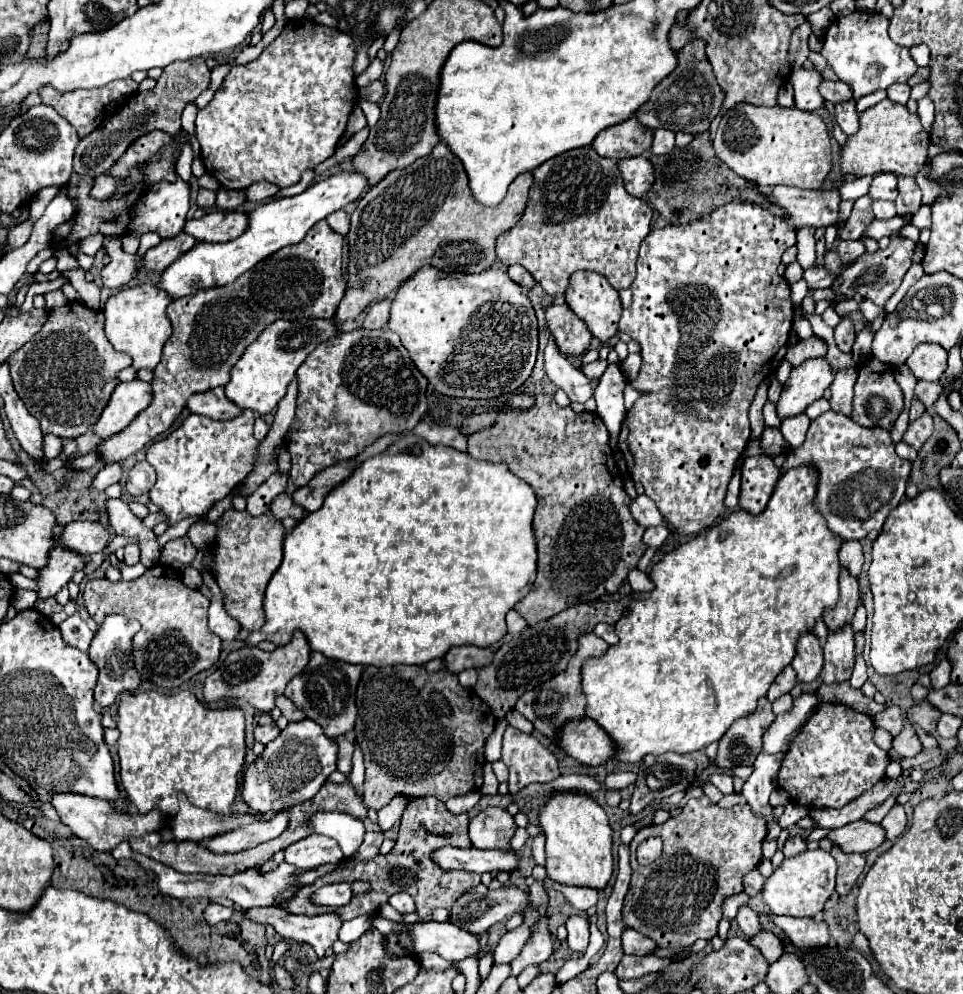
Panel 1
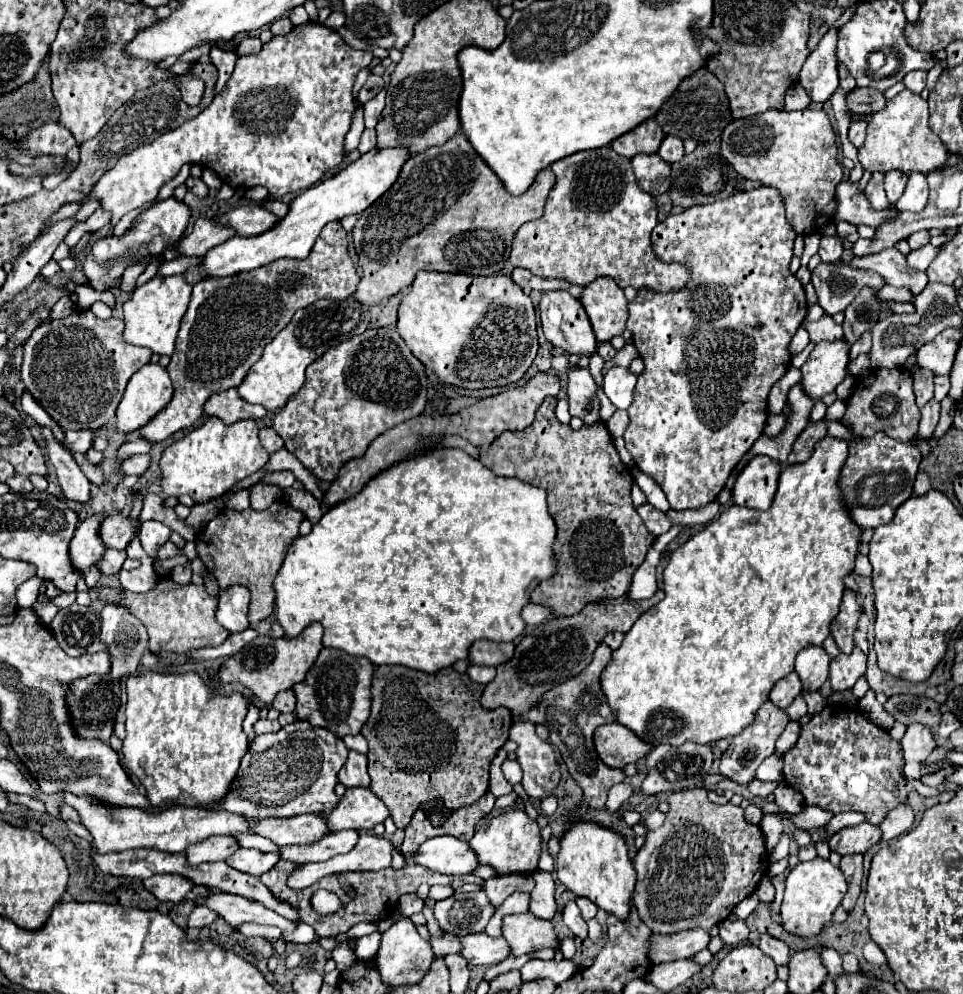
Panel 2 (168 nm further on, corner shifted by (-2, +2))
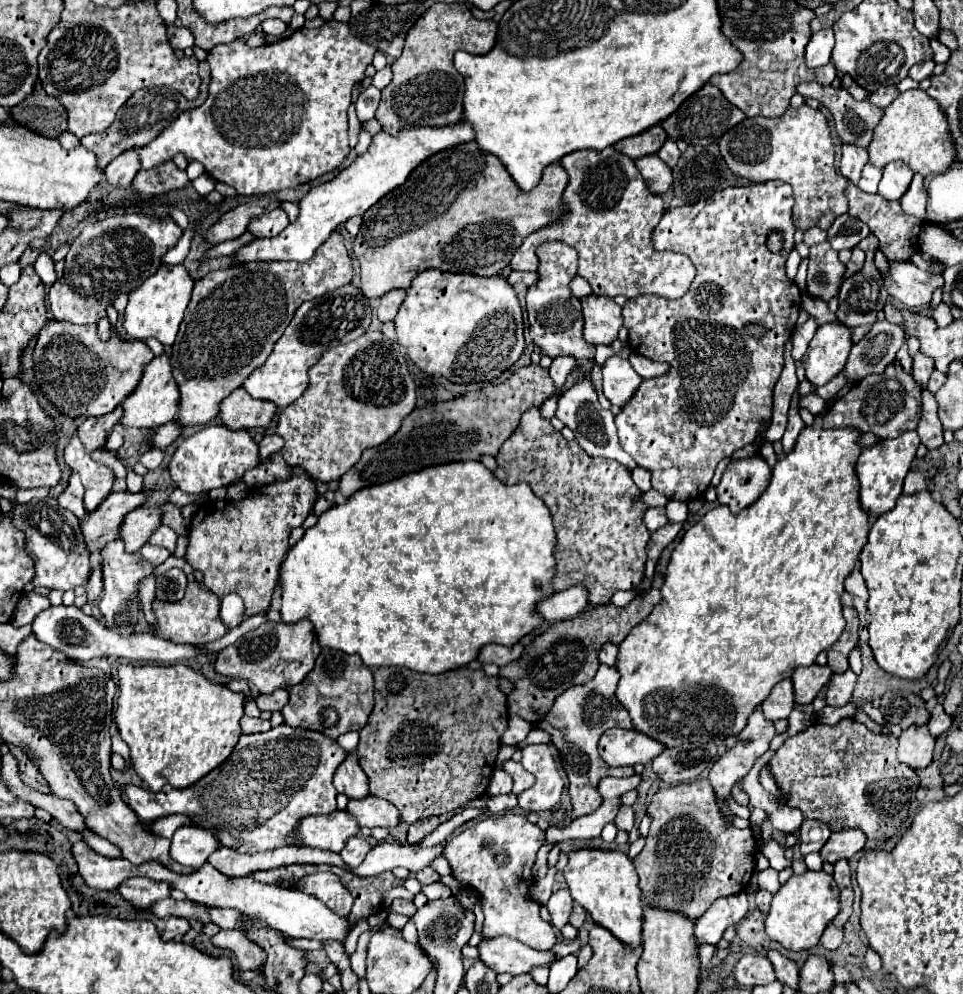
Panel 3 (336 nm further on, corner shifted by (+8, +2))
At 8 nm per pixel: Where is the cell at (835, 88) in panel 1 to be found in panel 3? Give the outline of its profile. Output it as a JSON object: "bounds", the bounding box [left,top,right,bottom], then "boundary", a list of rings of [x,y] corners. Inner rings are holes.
{"bounds":[869,86,899,108],"boundary":[[[885,86],[885,88],[879,88],[877,92],[871,92],[869,102],[873,102],[879,108],[887,108],[897,96],[899,96],[897,86]]]}

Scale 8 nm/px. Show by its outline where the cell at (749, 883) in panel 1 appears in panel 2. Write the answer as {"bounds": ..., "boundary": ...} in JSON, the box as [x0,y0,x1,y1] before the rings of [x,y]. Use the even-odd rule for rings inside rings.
{"bounds":[755,876,775,902],"boundary":[[[763,876],[763,880],[759,882],[755,894],[759,896],[761,902],[771,902],[771,900],[773,900],[773,896],[775,896],[775,888],[773,888],[773,884],[771,884],[771,880],[769,880],[767,876]]]}

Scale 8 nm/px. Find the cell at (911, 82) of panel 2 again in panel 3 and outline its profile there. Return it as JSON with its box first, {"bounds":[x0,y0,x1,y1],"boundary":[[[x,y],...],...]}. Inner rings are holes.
{"bounds":[909,60,935,82],"boundary":[[[929,60],[929,62],[921,62],[921,64],[915,64],[911,70],[909,70],[909,76],[917,82],[929,78],[933,74],[933,68],[935,68],[935,62]]]}

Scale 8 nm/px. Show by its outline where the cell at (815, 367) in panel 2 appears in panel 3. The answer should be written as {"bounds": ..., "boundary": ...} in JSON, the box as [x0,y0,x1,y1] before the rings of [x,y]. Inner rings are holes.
{"bounds":[803,322,851,386],"boundary":[[[827,322],[819,326],[803,358],[807,380],[811,380],[813,386],[827,384],[845,366],[851,346],[851,330],[841,322]]]}

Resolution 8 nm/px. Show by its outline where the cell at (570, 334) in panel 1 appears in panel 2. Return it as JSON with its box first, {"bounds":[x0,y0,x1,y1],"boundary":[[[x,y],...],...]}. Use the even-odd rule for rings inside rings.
{"bounds":[539,292,597,356],"boundary":[[[547,292],[539,302],[539,314],[541,314],[545,338],[553,346],[563,348],[565,352],[575,354],[575,356],[591,356],[597,352],[597,340],[589,324],[589,318],[583,306],[579,304],[579,300],[573,298],[569,292]]]}

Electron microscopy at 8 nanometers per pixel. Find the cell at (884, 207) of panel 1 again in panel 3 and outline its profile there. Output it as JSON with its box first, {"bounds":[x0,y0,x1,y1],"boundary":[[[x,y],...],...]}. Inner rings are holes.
{"bounds":[859,164,883,194],"boundary":[[[867,164],[867,166],[863,168],[863,176],[861,176],[861,180],[859,180],[859,188],[861,188],[861,190],[867,190],[869,194],[877,192],[877,186],[879,186],[881,176],[883,176],[883,170],[881,170],[879,166]]]}

